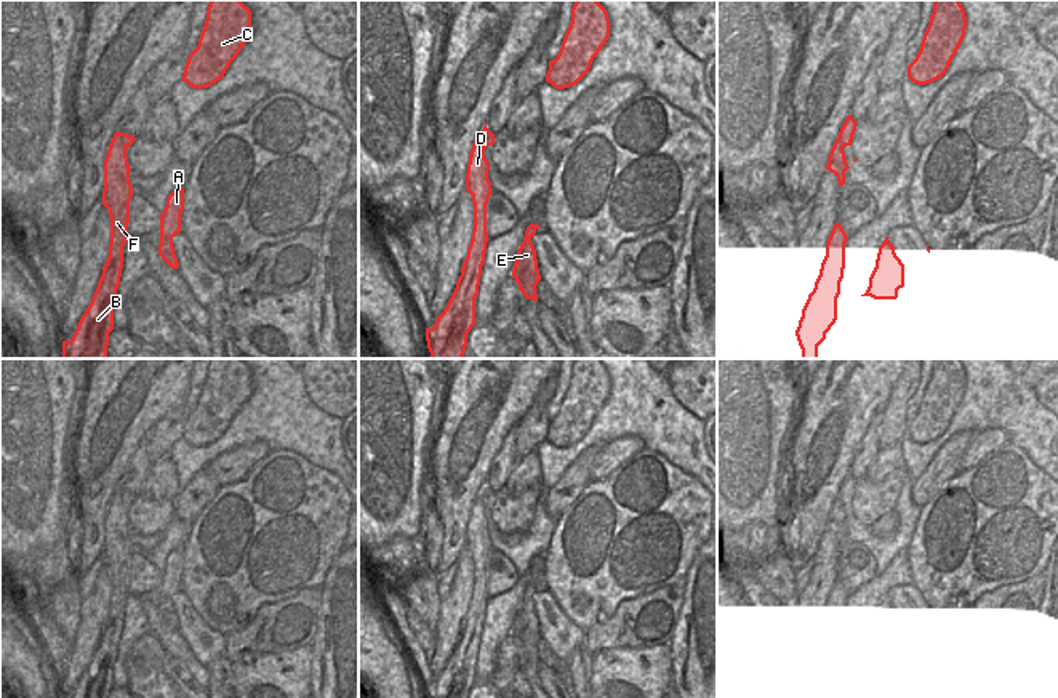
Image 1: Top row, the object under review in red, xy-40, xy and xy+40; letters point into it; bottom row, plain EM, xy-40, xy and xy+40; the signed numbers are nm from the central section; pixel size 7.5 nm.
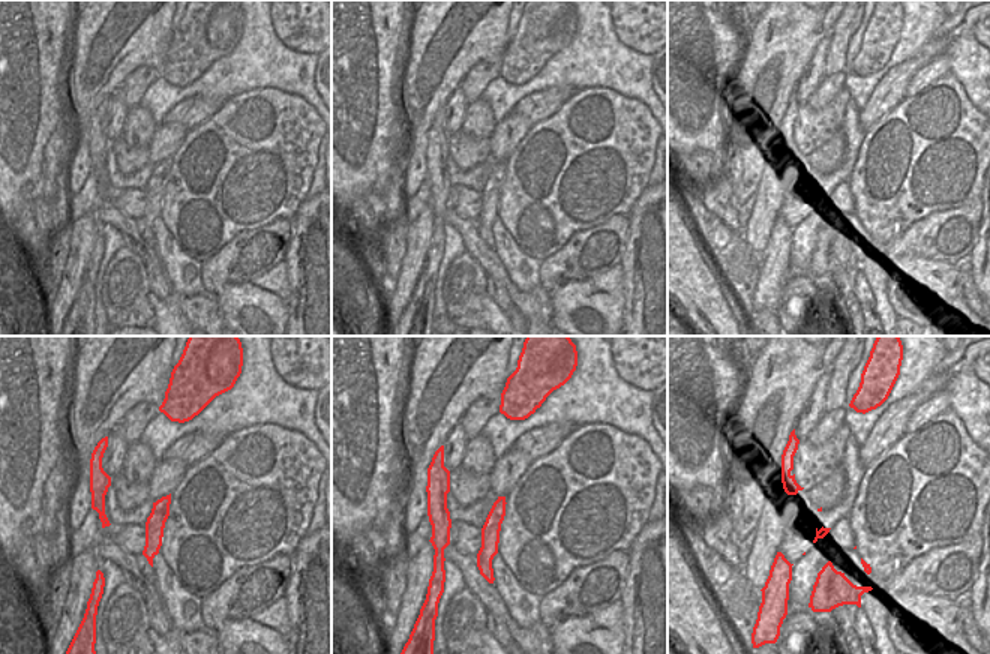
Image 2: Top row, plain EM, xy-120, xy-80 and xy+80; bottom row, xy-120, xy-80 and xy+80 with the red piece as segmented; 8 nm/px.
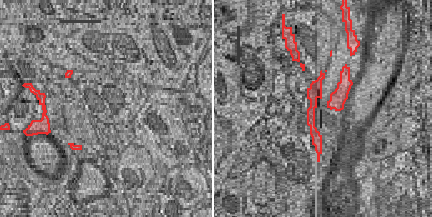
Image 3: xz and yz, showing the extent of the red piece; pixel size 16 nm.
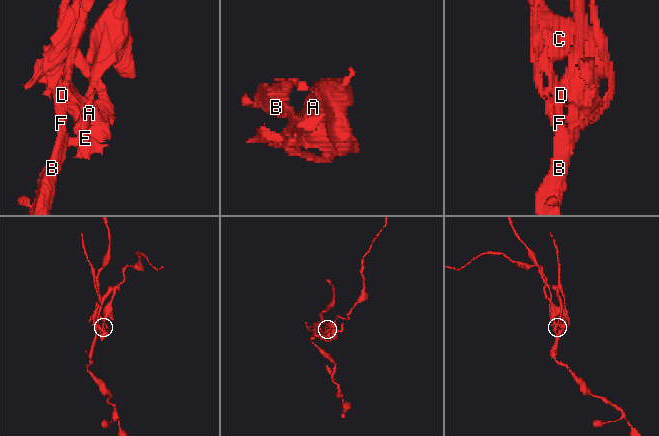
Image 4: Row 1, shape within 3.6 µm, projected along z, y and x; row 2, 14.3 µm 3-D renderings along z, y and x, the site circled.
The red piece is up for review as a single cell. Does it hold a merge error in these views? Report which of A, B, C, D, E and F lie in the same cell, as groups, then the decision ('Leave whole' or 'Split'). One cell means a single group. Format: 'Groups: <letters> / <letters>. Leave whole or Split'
Groups: A C E / B D F. Split

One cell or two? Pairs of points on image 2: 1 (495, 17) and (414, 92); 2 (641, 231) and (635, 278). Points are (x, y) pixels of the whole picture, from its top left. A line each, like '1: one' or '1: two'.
1: one
2: one

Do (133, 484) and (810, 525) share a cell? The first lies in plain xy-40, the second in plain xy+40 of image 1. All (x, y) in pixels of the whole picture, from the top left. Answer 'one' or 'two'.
two

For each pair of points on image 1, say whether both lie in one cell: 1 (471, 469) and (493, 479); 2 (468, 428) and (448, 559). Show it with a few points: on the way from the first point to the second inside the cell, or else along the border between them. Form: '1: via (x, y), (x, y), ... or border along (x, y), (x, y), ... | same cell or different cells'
1: border along (501, 441), (485, 481) | different cells
2: via (460, 460), (453, 489), (453, 527) | same cell

